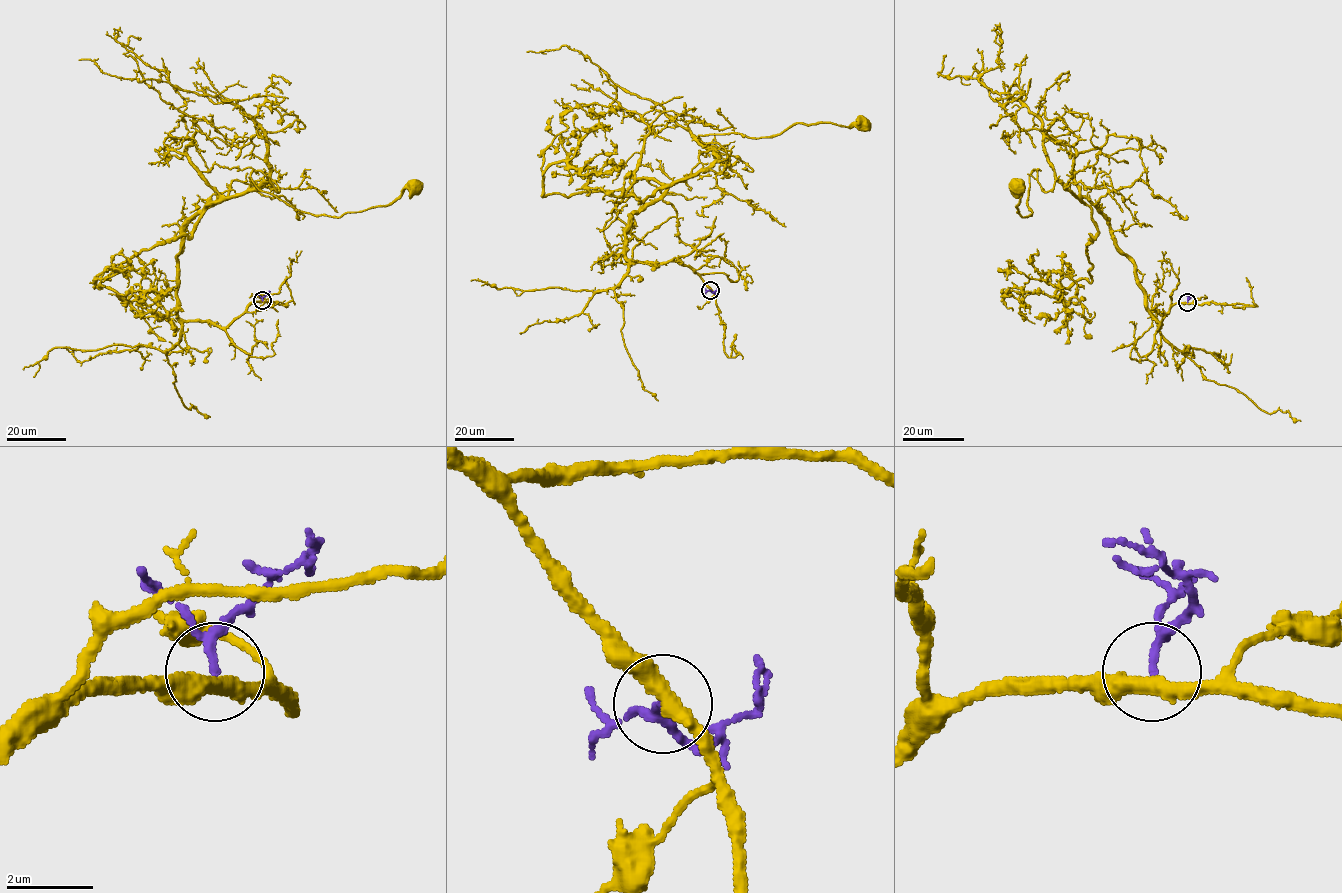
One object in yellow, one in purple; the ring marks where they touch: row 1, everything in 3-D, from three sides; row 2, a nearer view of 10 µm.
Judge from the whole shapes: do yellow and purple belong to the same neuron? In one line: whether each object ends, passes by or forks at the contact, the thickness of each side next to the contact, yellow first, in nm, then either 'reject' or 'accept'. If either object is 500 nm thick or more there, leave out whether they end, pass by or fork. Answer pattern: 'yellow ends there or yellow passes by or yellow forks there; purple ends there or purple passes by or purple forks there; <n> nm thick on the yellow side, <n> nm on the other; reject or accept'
yellow passes by; purple passes by; 360 nm thick on the yellow side, 140 nm on the other; reject

